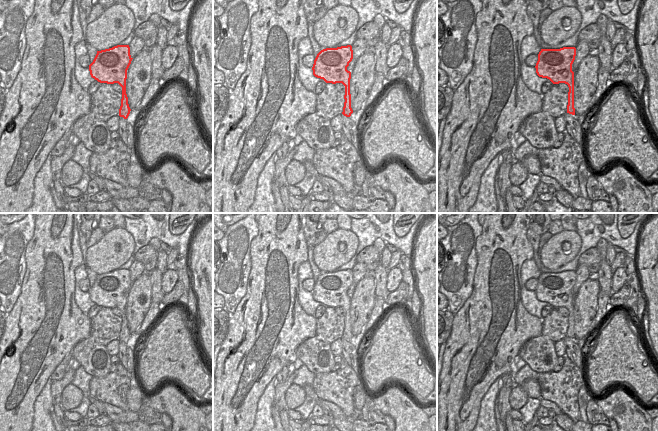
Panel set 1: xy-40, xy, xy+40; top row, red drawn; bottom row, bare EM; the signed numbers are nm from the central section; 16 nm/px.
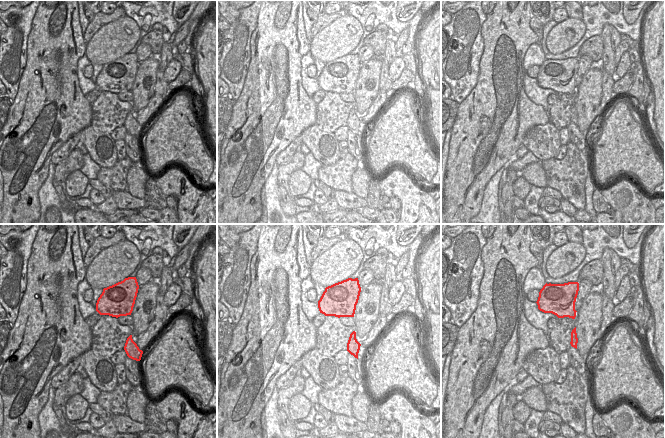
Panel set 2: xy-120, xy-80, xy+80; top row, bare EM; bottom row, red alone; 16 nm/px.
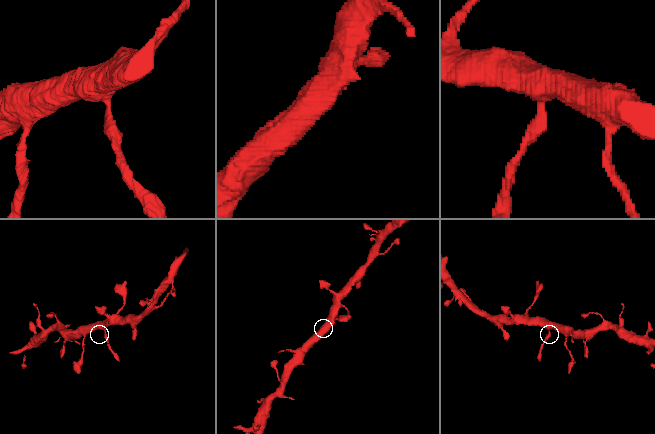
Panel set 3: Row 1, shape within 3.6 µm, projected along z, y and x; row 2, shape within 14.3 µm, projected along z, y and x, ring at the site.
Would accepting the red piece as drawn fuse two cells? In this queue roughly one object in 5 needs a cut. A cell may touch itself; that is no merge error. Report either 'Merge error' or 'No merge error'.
No merge error.

